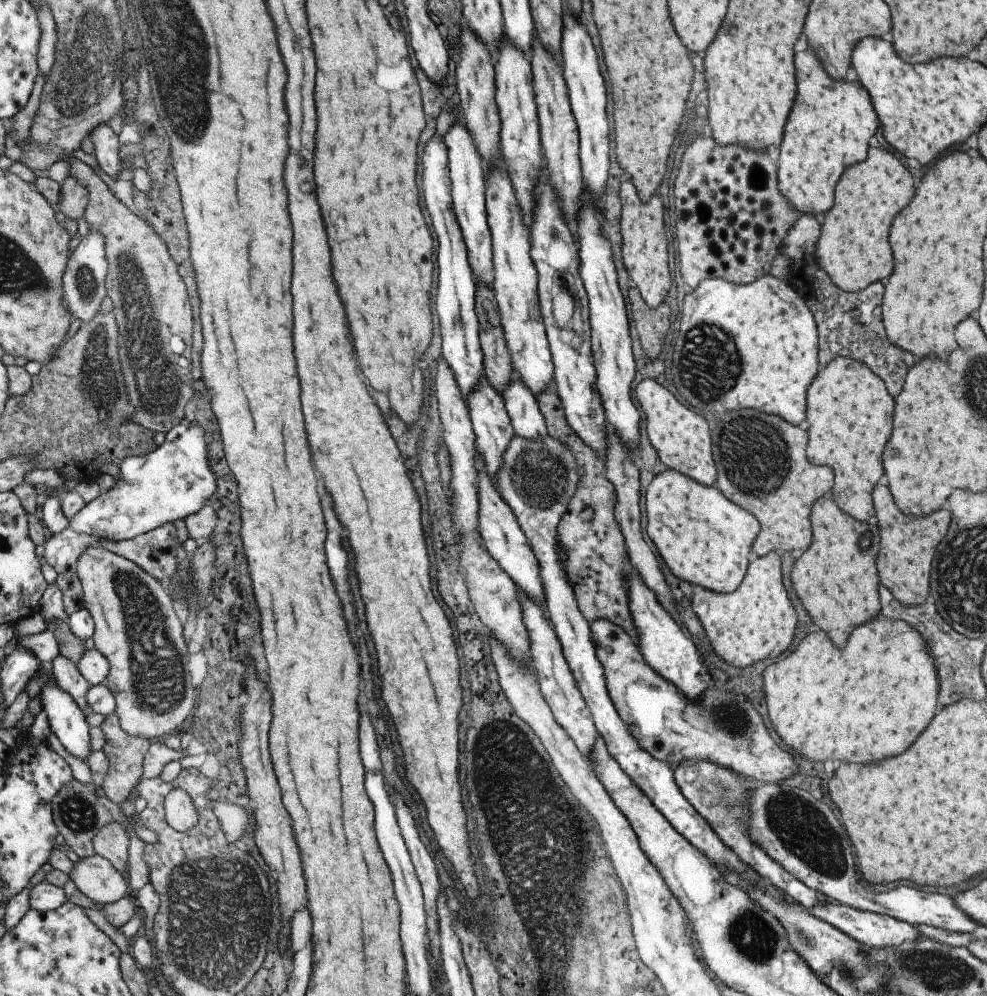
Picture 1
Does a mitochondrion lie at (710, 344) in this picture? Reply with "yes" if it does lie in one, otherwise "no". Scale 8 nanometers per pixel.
yes

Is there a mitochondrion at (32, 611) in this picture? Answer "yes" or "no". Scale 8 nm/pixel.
no

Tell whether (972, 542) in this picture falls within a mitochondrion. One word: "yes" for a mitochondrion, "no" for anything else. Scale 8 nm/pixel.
yes

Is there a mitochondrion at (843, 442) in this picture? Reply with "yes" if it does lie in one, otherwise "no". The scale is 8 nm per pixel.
no

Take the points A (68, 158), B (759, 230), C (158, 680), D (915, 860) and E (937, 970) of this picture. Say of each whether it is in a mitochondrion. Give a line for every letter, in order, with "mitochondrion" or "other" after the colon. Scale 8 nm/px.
A: other
B: other
C: mitochondrion
D: other
E: mitochondrion

